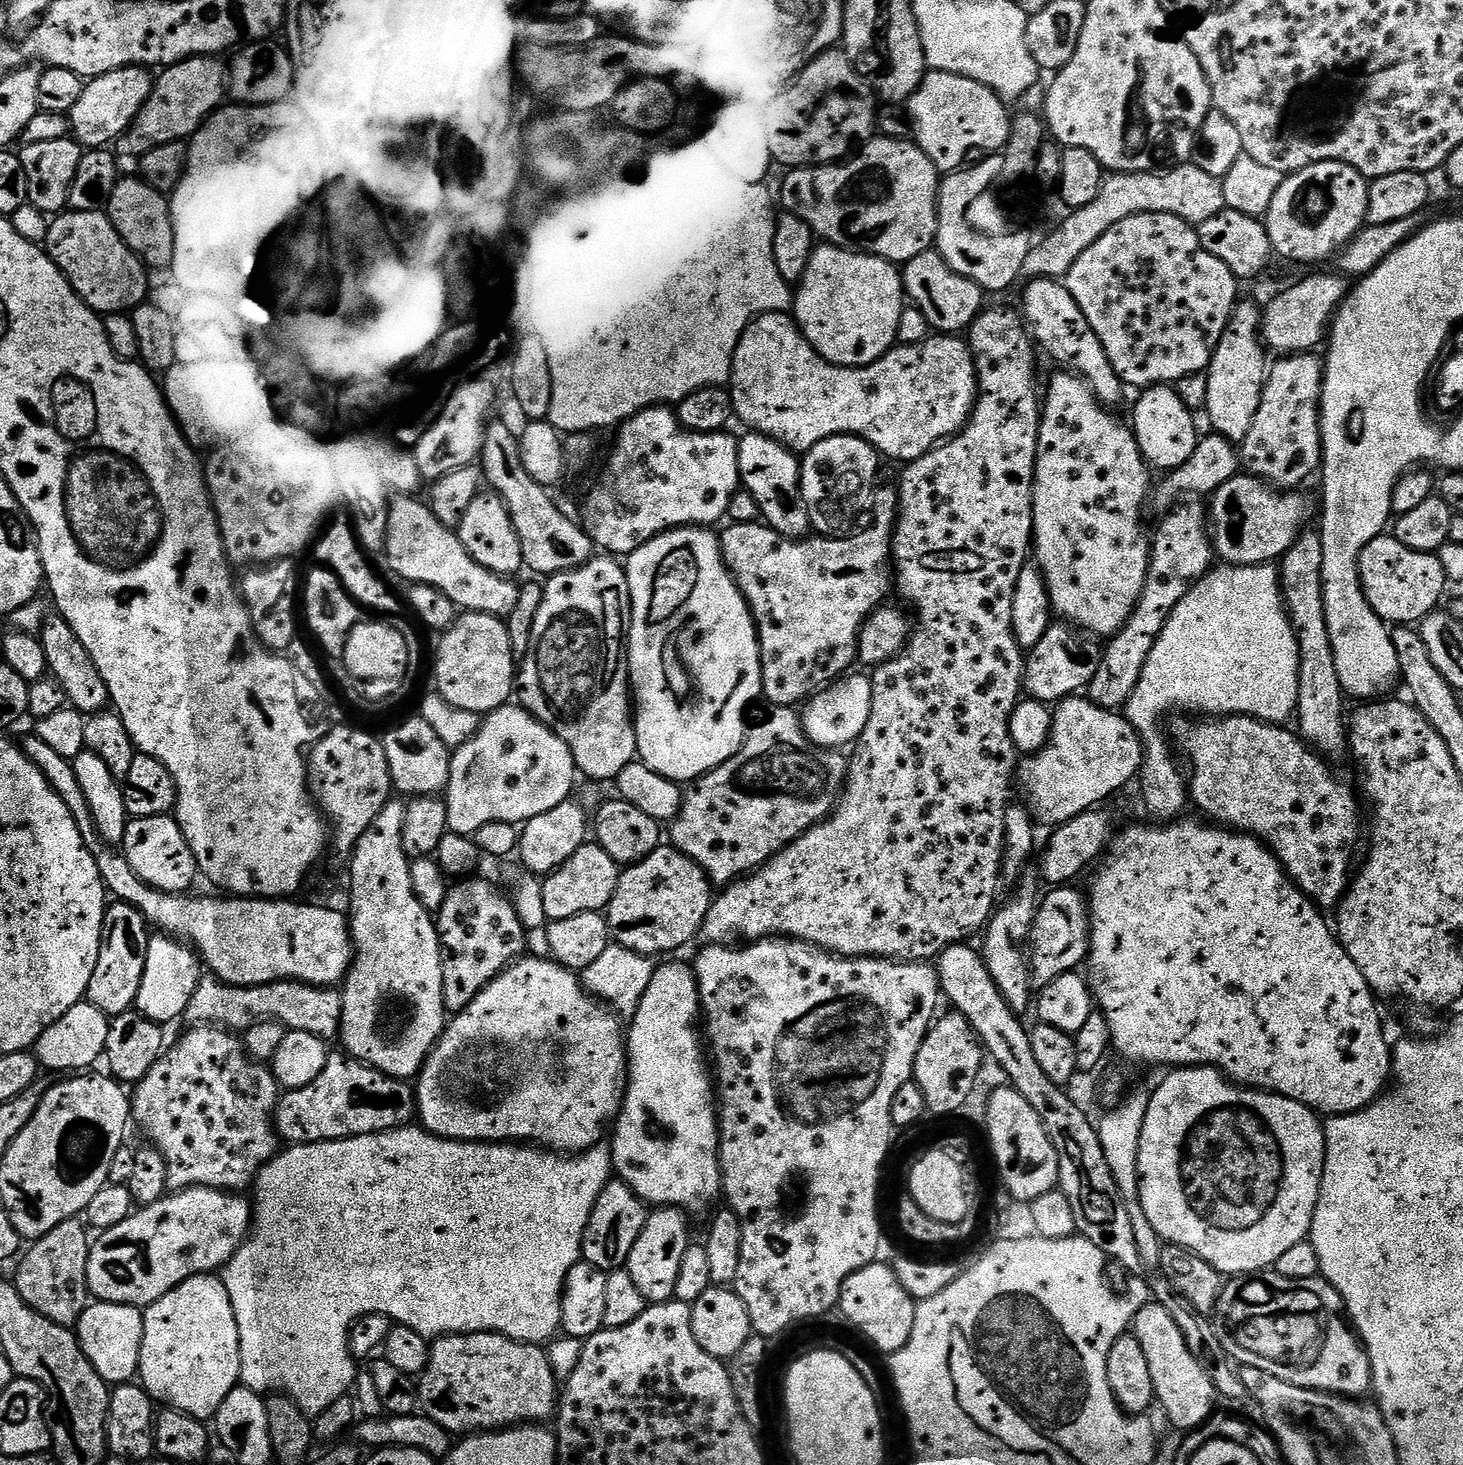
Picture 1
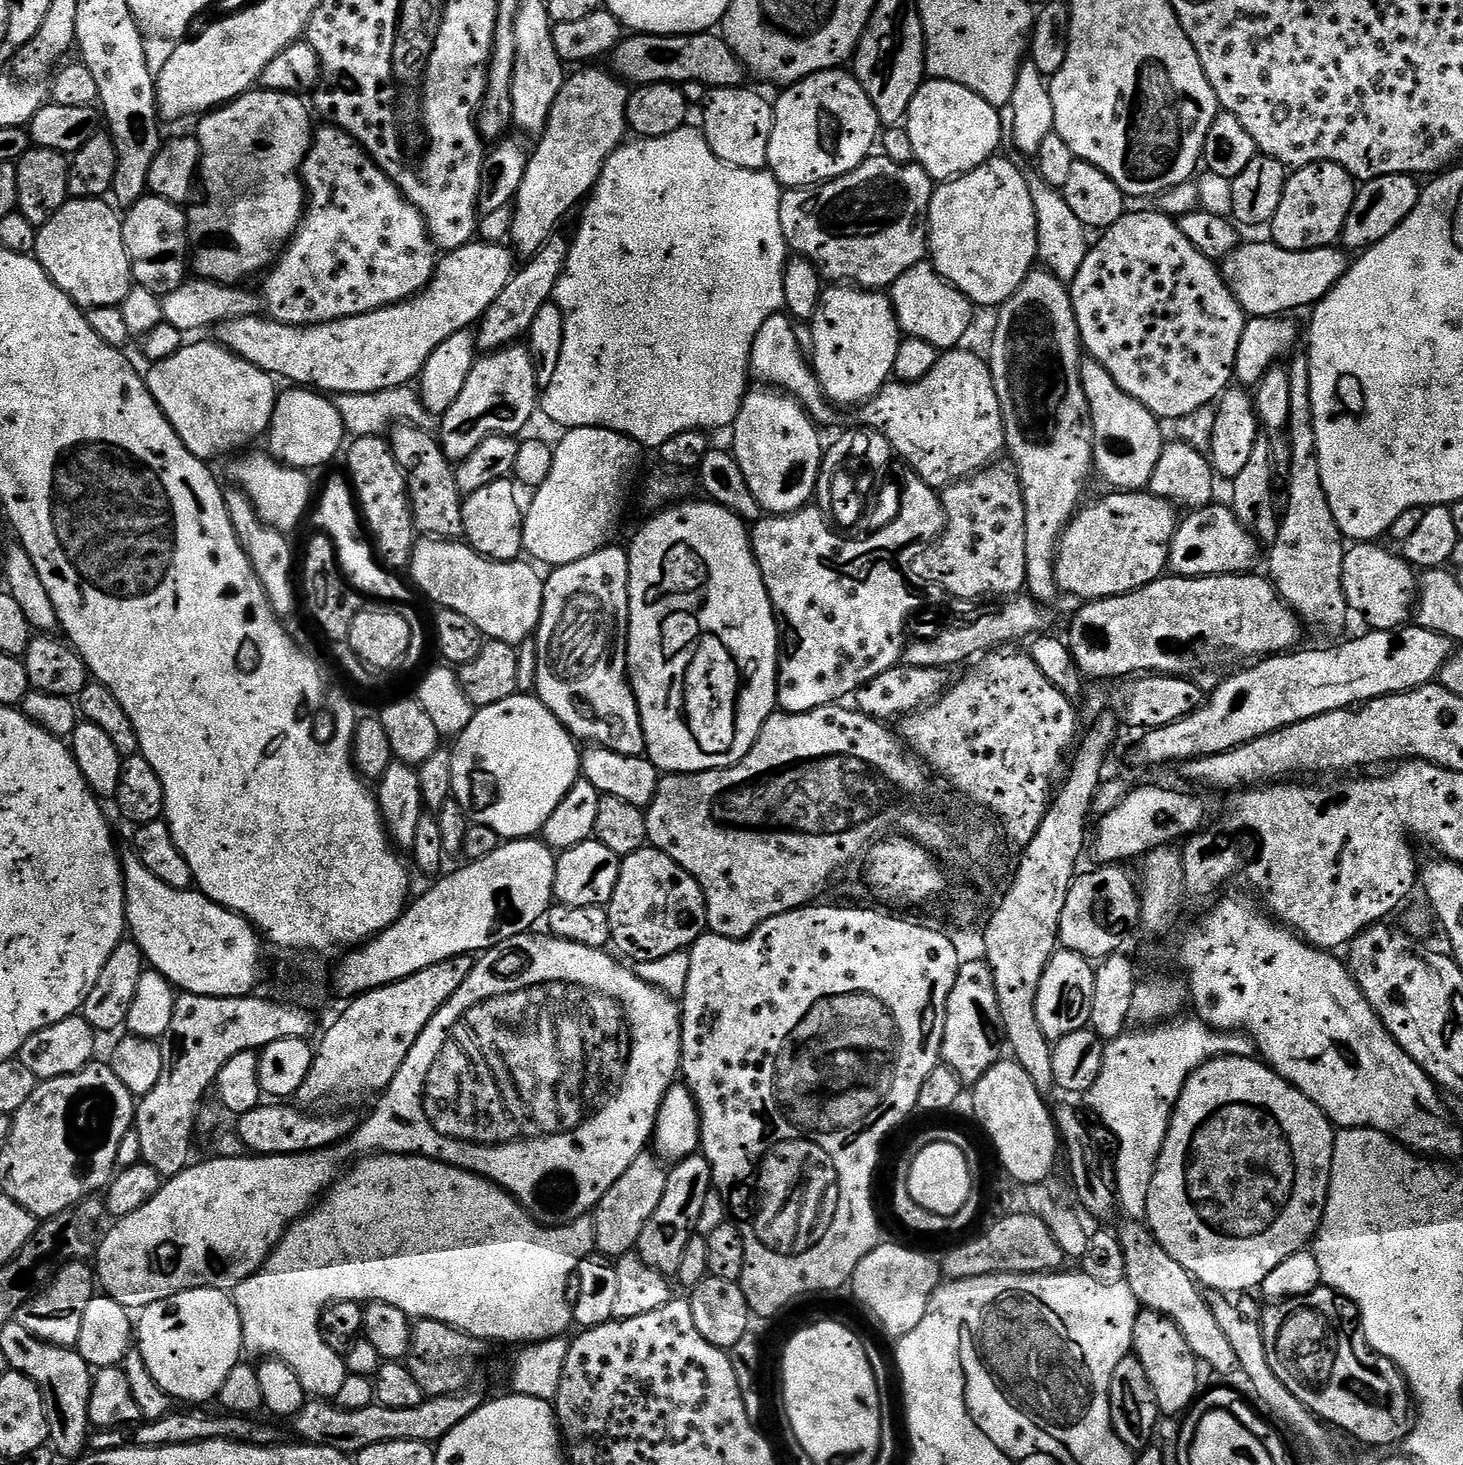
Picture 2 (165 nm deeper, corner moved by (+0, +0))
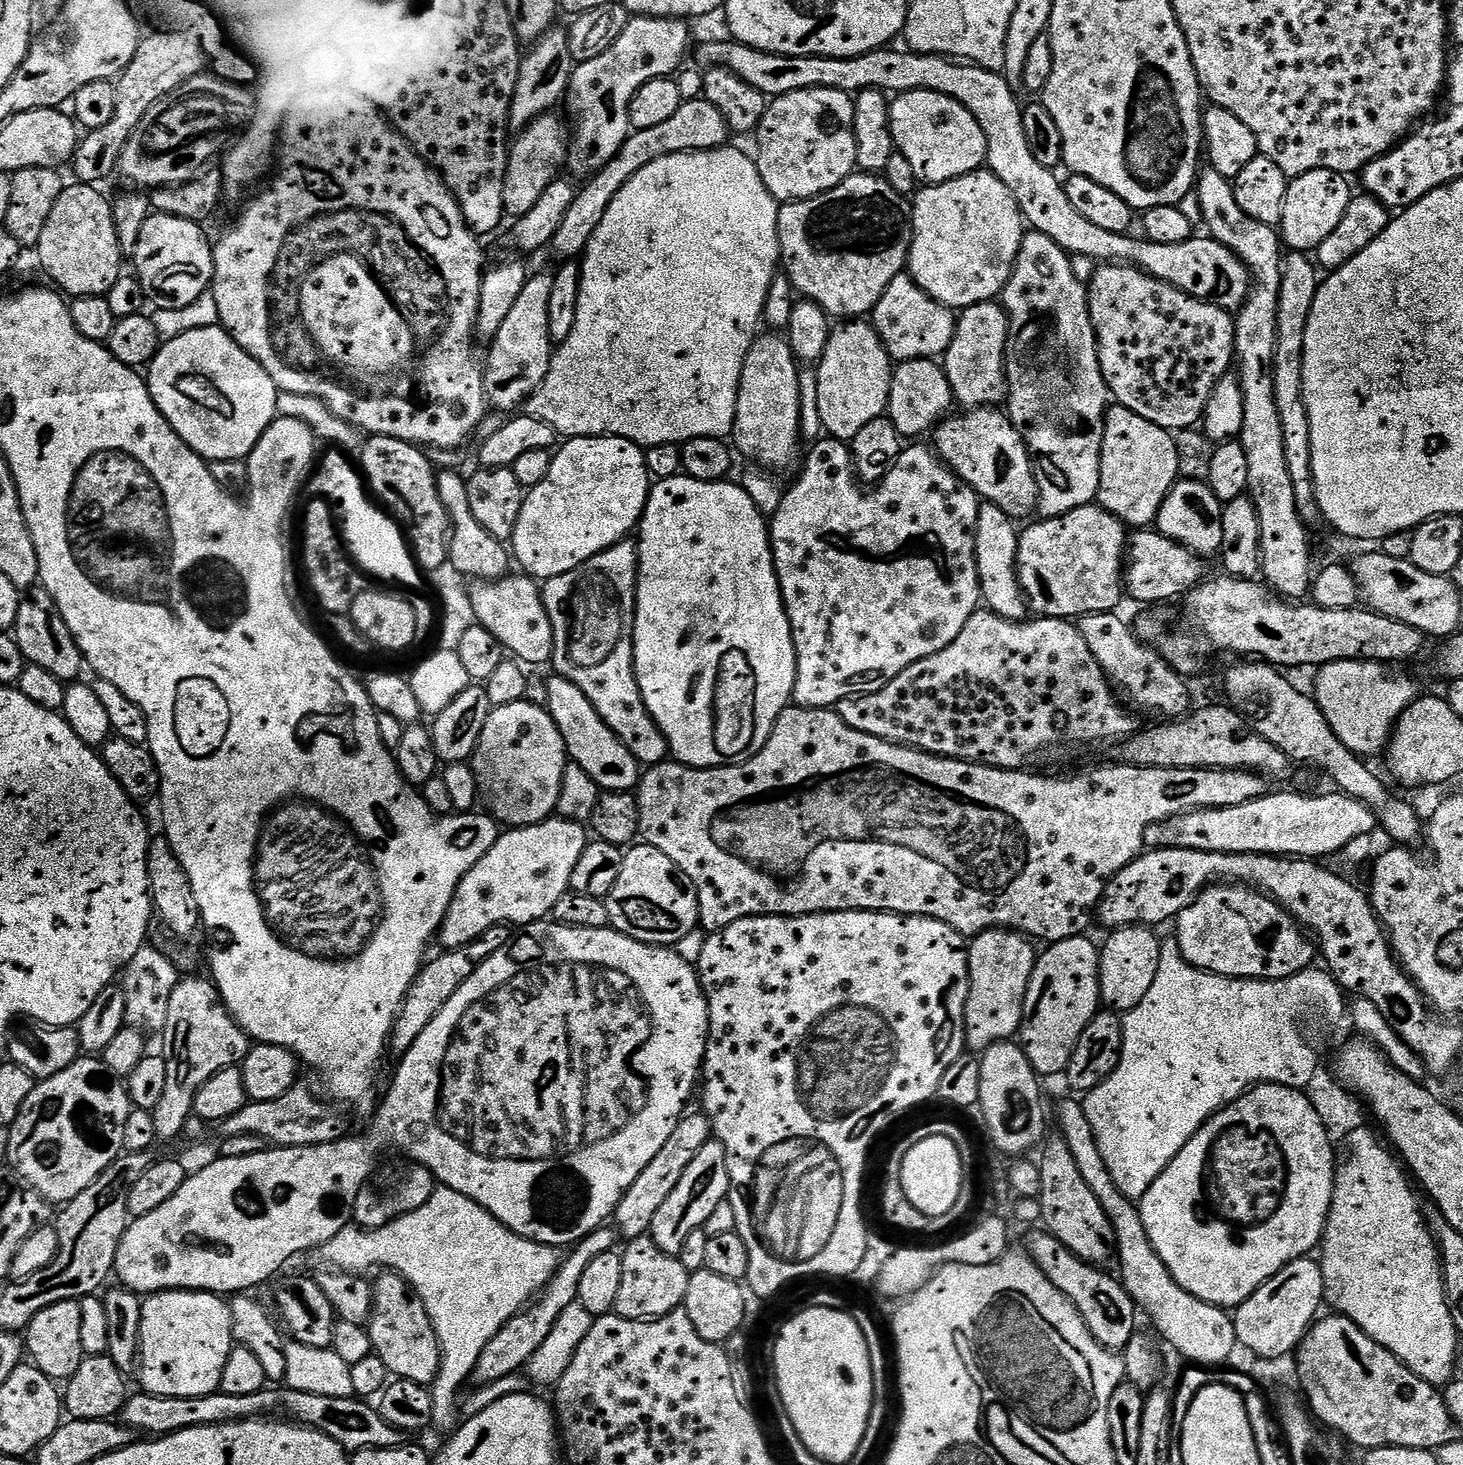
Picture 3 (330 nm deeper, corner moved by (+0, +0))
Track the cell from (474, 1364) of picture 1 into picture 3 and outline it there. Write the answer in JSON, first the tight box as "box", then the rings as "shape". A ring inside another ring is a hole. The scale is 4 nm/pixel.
{"box":[366,1270,442,1385],"shape":[[[384,1270],[377,1276],[380,1277],[375,1277],[372,1286],[372,1316],[366,1325],[374,1355],[386,1362],[389,1373],[395,1379],[435,1385],[442,1359],[440,1343],[422,1298],[408,1280],[396,1272]]]}

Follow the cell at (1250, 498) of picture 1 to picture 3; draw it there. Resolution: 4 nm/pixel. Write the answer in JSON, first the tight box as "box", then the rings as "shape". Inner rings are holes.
{"box":[1124,530,1205,604],"shape":[[[1136,530],[1128,537],[1124,586],[1127,599],[1140,604],[1160,604],[1163,600],[1187,597],[1205,579],[1205,561],[1186,546],[1166,538],[1155,530]]]}

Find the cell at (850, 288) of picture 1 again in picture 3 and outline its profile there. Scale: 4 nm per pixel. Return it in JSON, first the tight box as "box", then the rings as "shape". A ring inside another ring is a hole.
{"box":[815,322,894,442],"shape":[[[840,322],[833,327],[830,342],[826,342],[826,354],[822,354],[815,369],[818,418],[822,418],[824,432],[831,439],[851,442],[858,430],[887,413],[893,367],[894,361],[871,323]]]}

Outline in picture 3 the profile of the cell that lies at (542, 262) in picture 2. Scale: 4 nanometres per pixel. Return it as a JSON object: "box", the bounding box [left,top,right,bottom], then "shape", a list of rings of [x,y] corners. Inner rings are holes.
{"box":[550,99,730,262],"shape":[[[706,99],[686,100],[684,105],[674,114],[674,118],[656,126],[654,130],[633,131],[628,140],[618,150],[616,157],[605,168],[591,177],[592,180],[584,189],[577,191],[572,197],[570,210],[562,218],[562,226],[558,226],[558,234],[554,234],[550,245],[561,261],[572,262],[588,247],[590,238],[594,238],[594,230],[602,226],[602,218],[606,218],[606,210],[612,199],[640,170],[650,166],[663,156],[682,154],[683,152],[706,152],[725,147],[729,143],[730,129],[726,118],[718,114],[716,107]]]}

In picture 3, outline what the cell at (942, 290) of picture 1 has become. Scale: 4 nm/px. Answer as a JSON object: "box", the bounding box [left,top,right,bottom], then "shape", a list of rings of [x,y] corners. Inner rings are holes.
{"box":[870,274,957,361],"shape":[[[901,274],[886,286],[886,294],[872,309],[870,323],[880,335],[884,348],[893,361],[930,360],[943,357],[956,333],[957,317],[953,309],[939,304],[912,281],[911,275]]]}

